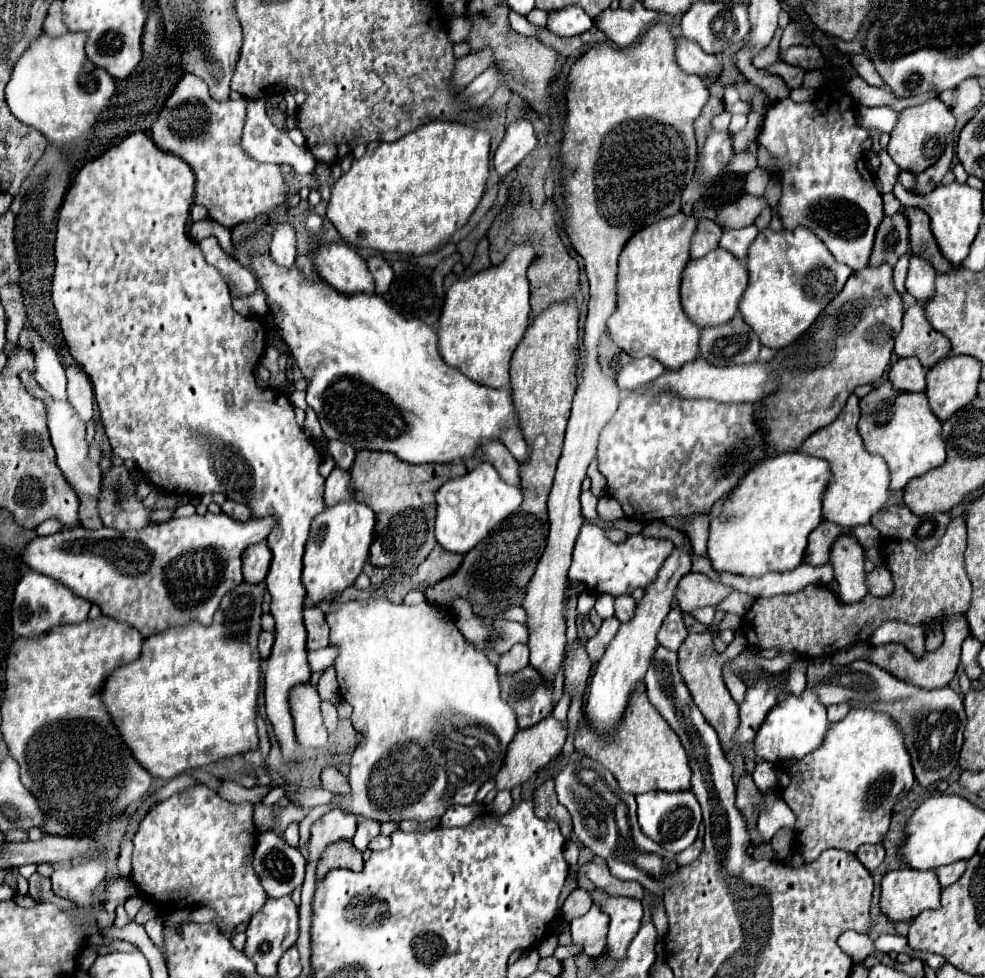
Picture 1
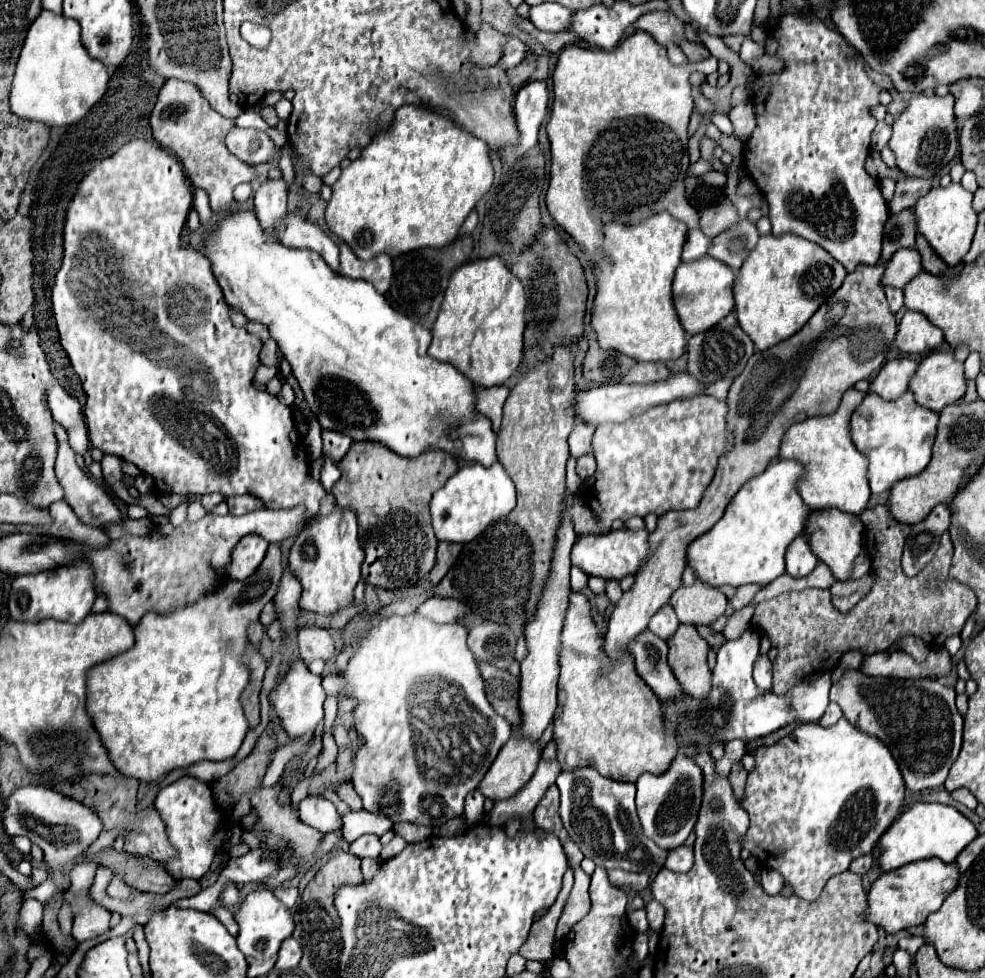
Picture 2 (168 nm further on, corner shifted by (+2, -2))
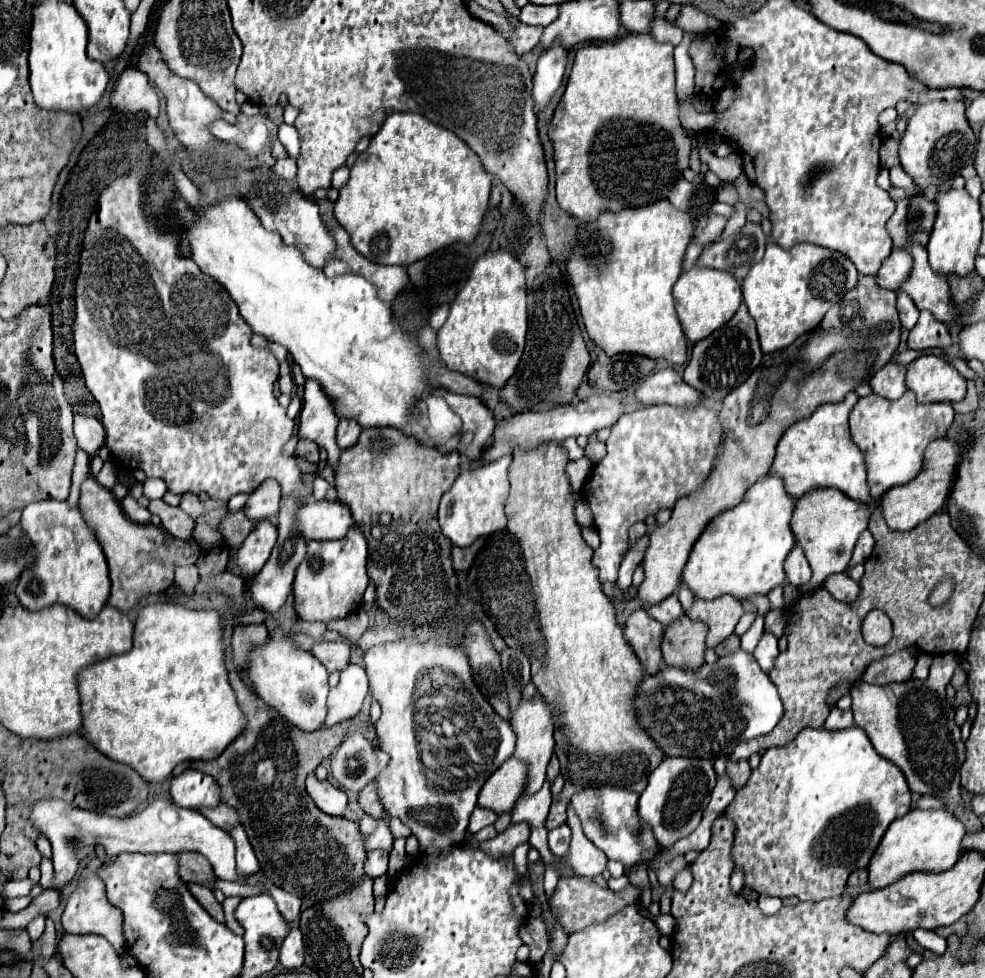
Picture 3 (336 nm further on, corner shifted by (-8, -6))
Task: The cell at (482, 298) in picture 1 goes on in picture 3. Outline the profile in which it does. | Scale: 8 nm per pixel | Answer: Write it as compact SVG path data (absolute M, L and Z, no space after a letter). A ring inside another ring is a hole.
M494 251L478 257L466 285L456 295L448 319L438 331L440 361L478 383L502 387L514 373L528 329L526 279L522 263L508 251Z

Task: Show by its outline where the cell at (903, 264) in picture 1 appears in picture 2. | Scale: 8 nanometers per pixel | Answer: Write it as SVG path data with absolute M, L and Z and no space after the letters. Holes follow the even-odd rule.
M884 287L886 291L886 297L888 297L888 303L890 303L890 309L894 313L898 313L898 309L904 305L904 293L902 289L894 289L894 287Z

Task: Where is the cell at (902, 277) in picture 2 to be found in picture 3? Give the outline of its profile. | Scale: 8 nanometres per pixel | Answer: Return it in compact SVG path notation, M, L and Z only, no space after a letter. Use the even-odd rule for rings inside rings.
M894 247L892 255L886 257L886 261L882 263L882 267L880 267L878 275L876 275L878 285L896 291L902 285L902 281L910 275L910 269L912 269L910 253L904 251L904 249Z

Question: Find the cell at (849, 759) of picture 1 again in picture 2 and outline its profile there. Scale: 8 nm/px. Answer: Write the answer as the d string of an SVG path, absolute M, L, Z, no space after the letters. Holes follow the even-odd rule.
M844 717L832 727L804 723L774 745L758 747L754 757L756 769L748 775L746 799L740 801L750 815L744 847L764 865L780 871L784 883L806 901L814 901L832 875L846 871L856 857L874 849L904 801L904 779L890 749Z

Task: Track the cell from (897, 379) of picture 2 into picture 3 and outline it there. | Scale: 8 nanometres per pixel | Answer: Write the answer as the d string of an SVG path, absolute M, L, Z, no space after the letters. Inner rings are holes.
M886 363L886 367L882 367L872 379L870 379L870 387L876 395L886 397L886 399L898 399L904 395L906 391L906 367L904 365L896 365L896 363Z

